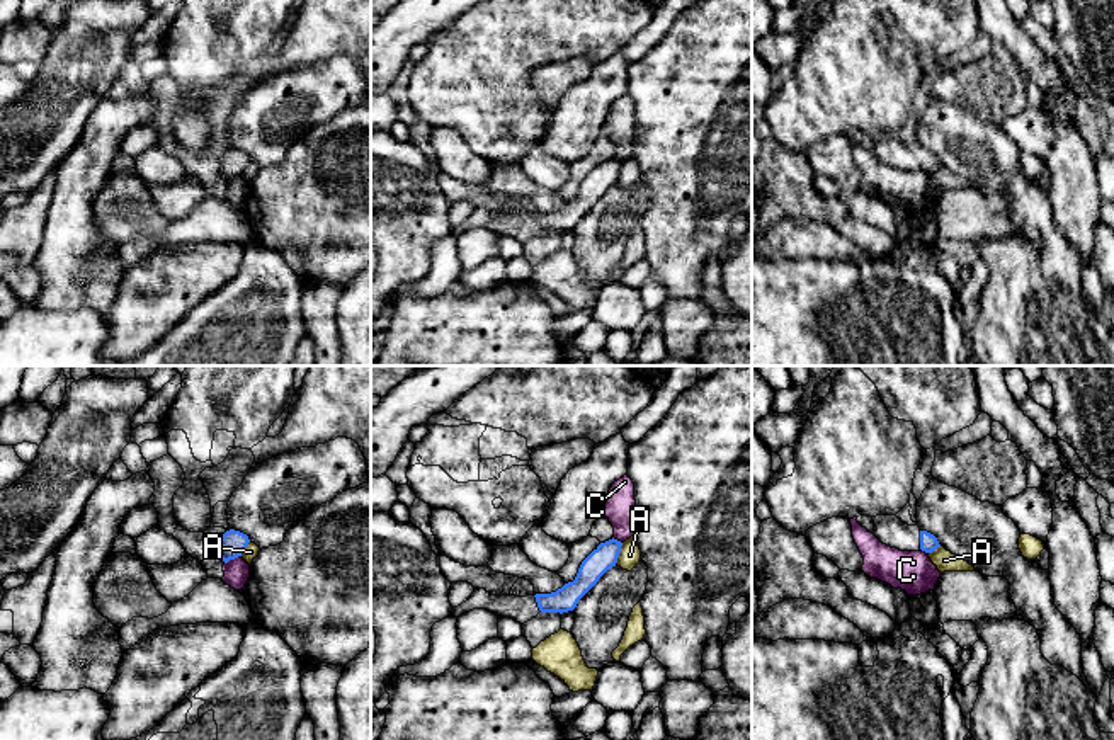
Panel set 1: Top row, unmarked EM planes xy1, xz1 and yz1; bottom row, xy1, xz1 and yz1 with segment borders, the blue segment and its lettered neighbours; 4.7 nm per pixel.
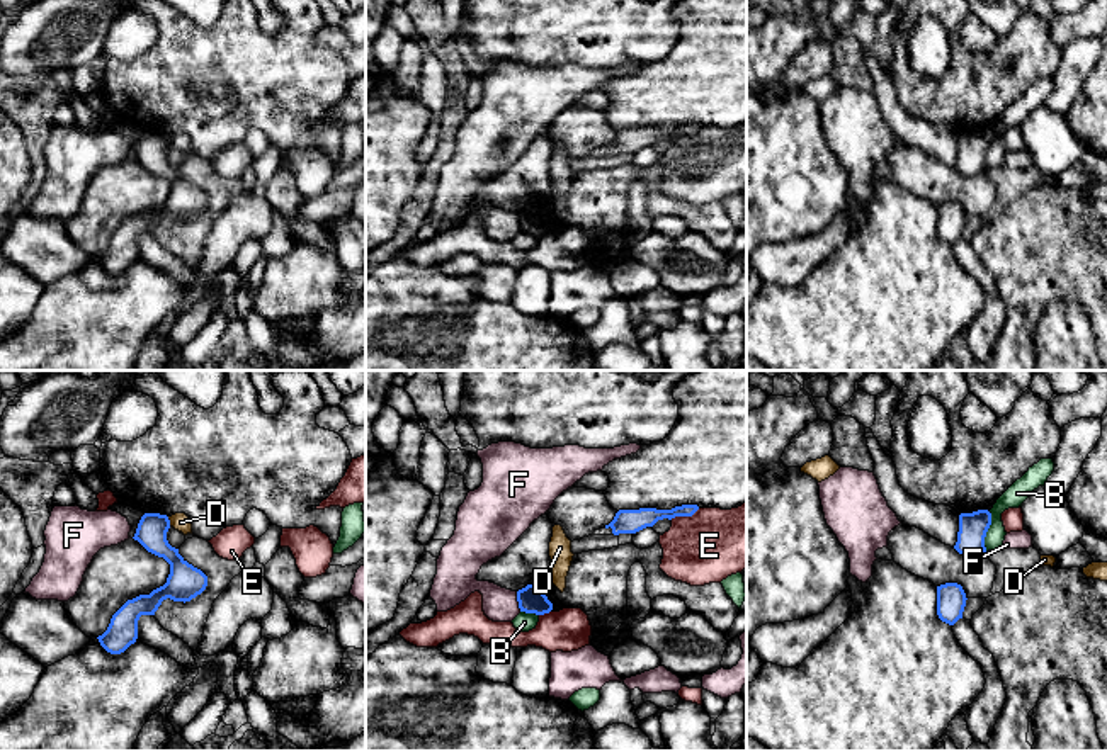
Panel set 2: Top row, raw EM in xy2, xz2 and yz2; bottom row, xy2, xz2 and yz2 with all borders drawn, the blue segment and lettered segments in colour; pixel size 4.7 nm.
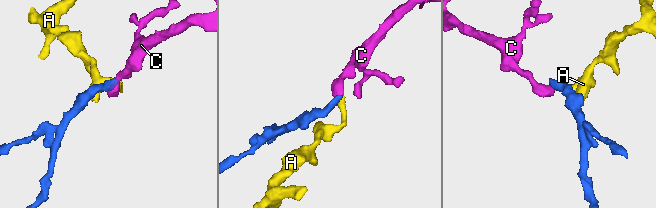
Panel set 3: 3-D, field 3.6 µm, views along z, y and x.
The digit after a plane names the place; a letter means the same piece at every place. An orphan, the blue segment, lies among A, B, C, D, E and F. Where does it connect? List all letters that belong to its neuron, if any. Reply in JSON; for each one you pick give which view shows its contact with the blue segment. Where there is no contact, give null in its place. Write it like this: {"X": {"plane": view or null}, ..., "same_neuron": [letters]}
{"same_neuron": []}

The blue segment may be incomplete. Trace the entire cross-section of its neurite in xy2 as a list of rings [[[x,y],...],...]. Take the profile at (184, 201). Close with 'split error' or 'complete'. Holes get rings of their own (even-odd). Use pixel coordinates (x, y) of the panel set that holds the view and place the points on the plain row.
[[[145,133],[138,143],[134,160],[148,172],[163,177],[170,184],[167,202],[150,214],[128,219],[111,238],[107,250],[99,255],[100,265],[111,274],[124,272],[138,258],[138,240],[141,234],[155,234],[163,219],[190,221],[207,206],[207,195],[189,184],[179,168],[167,160],[170,139],[167,134]]] | complete

